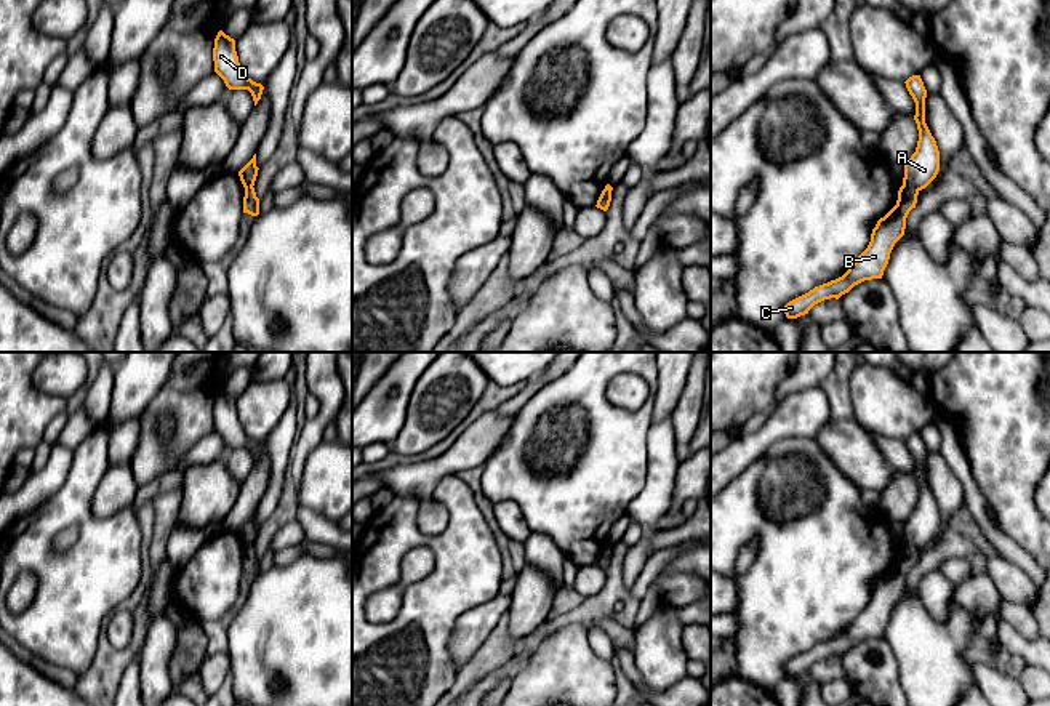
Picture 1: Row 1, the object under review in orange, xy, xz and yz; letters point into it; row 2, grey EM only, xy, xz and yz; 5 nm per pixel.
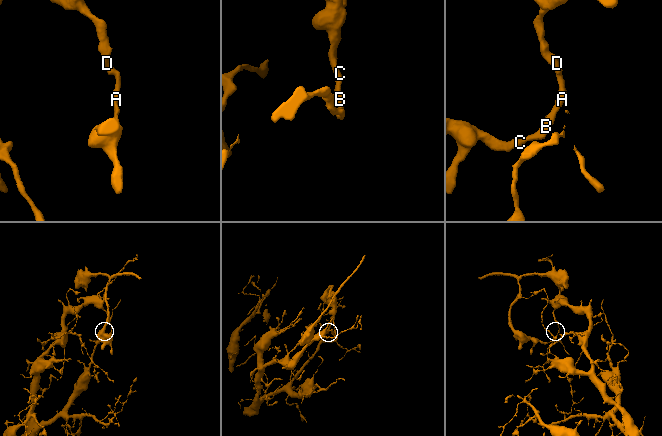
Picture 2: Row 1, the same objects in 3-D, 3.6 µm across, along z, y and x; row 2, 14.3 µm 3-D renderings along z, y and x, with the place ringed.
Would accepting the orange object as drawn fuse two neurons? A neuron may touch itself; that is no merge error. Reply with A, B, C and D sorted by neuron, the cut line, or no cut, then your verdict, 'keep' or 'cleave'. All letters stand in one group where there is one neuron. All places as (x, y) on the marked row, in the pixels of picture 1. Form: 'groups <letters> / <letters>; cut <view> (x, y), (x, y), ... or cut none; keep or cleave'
groups A D / B C; cut yz (903, 183), (917, 191); cleave

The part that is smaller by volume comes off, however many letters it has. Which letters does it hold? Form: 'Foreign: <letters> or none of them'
Foreign: B, C

